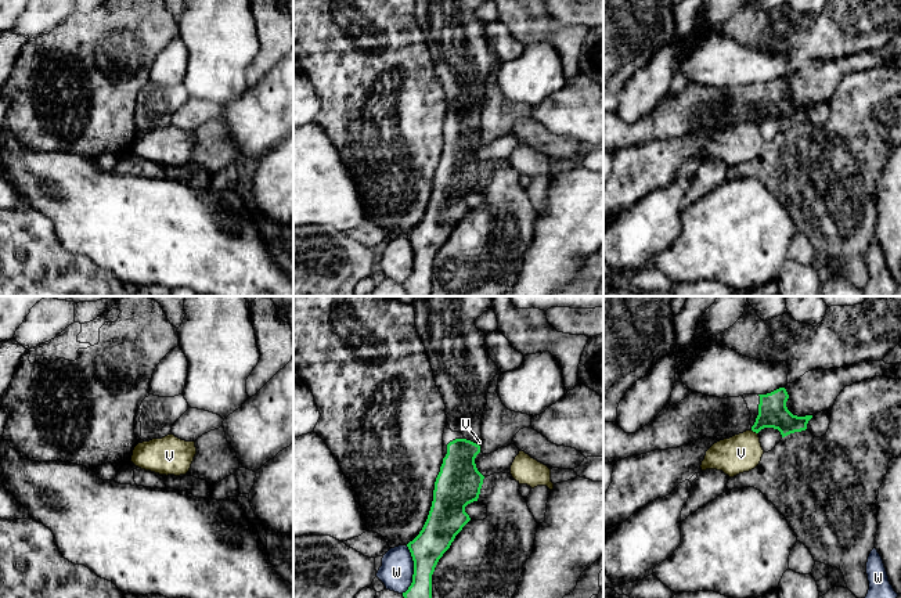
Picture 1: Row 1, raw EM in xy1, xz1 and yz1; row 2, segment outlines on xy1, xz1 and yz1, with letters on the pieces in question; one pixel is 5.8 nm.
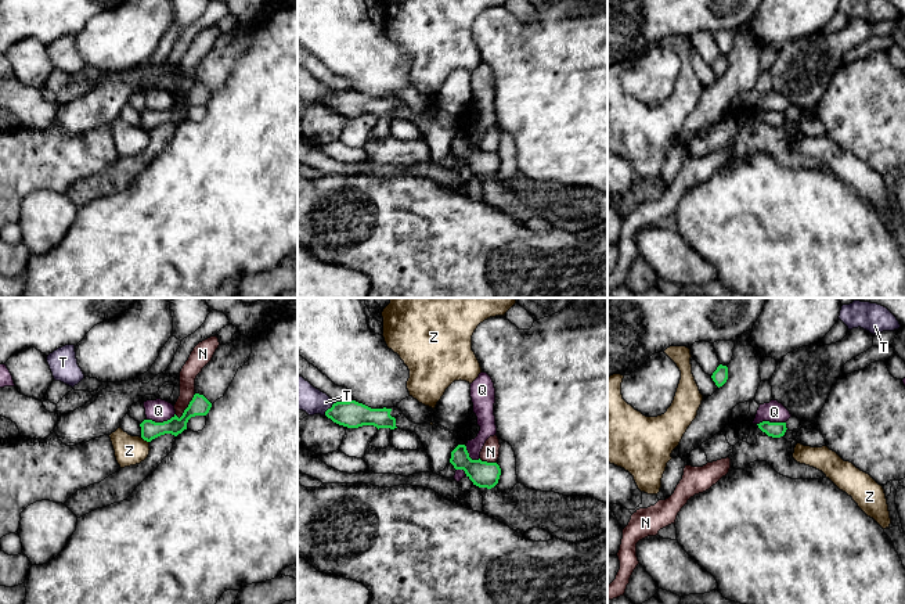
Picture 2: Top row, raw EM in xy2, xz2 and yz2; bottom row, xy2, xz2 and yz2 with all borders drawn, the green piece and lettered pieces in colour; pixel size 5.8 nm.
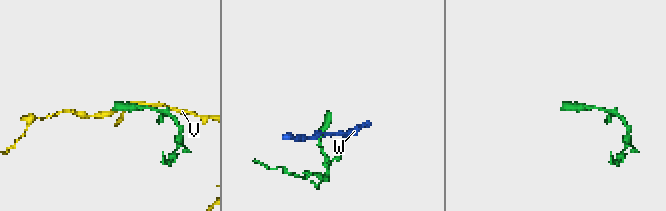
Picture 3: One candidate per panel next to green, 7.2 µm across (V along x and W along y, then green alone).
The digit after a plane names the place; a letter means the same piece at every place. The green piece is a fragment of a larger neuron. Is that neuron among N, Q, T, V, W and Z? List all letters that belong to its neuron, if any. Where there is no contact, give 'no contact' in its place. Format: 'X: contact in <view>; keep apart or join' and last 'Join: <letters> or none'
N: contact in xy2; keep apart
Q: contact in xy2; keep apart
T: contact in xz2; keep apart
V: contact in yz1; keep apart
W: contact in xz1; keep apart
Z: contact in xy2; keep apart
Join: none

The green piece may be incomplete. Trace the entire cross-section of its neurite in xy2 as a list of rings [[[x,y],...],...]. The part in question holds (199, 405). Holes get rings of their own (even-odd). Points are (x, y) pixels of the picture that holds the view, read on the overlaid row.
[[[195,393],[188,407],[184,410],[183,416],[179,418],[176,414],[163,423],[155,423],[152,420],[144,420],[141,427],[141,438],[147,442],[165,435],[172,434],[177,436],[184,429],[187,429],[187,423],[191,417],[206,416],[212,407],[212,403],[199,393]]]

